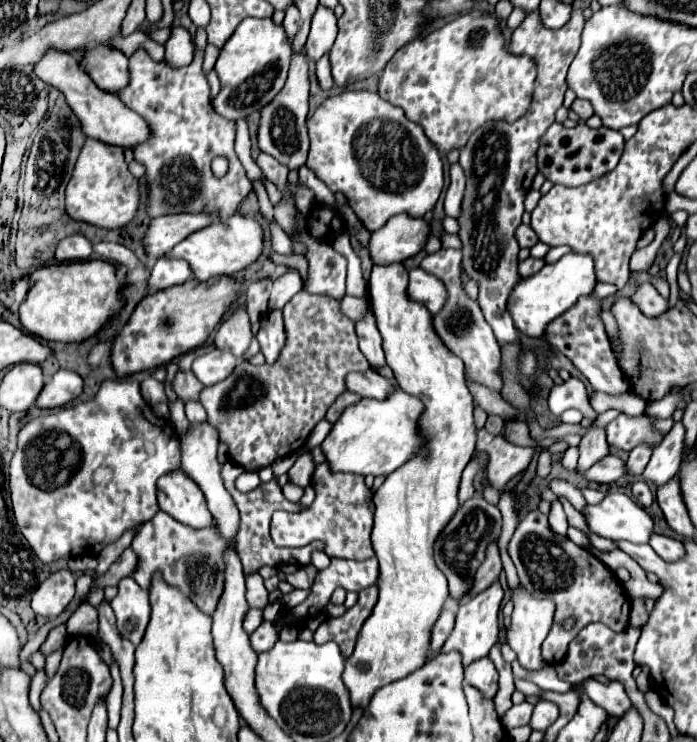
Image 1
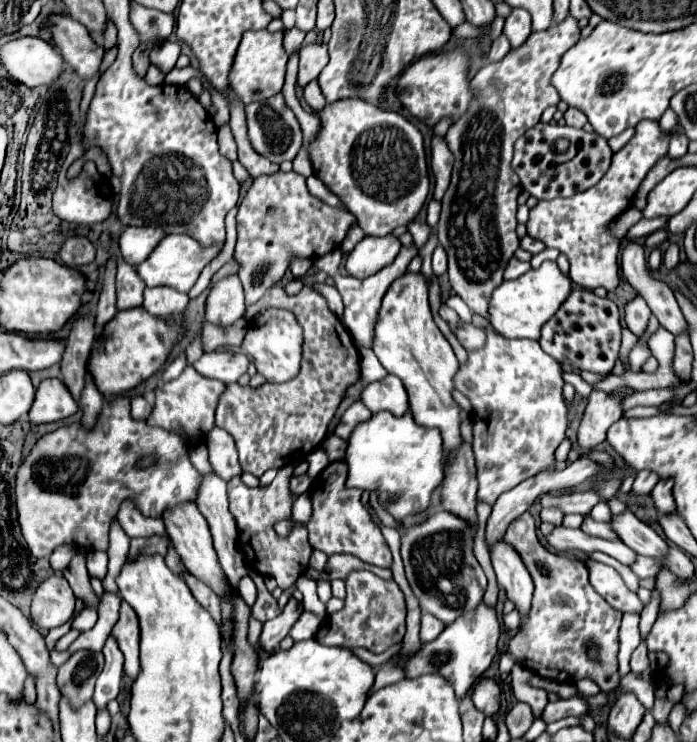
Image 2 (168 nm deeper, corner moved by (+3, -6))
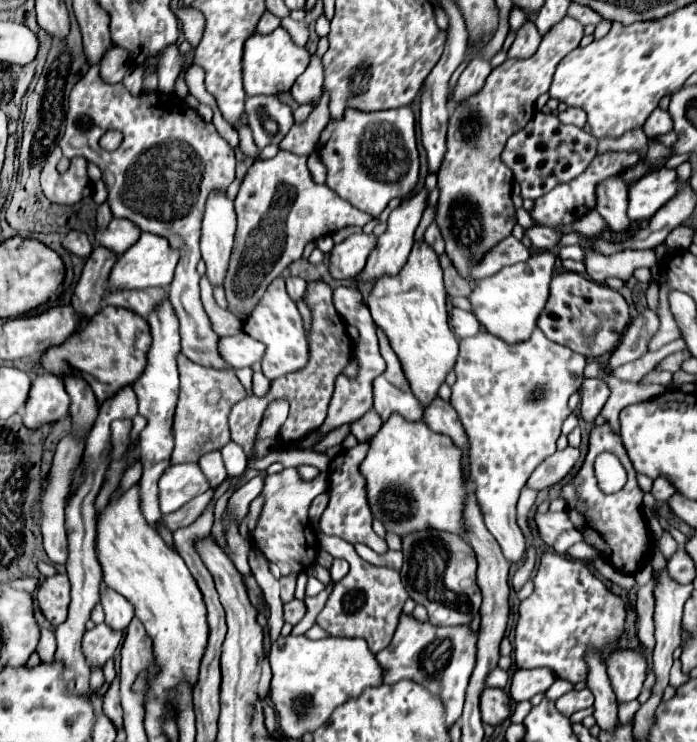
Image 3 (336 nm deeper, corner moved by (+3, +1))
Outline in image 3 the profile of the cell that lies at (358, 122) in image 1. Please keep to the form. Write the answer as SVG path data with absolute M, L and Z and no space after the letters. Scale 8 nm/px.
M410 107L394 111L346 111L342 119L330 119L318 141L318 155L328 169L326 185L344 201L374 219L398 197L406 199L418 185L416 119Z

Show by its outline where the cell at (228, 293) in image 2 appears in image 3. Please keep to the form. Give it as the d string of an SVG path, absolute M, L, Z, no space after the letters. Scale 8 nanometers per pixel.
M212 193L206 203L200 241L202 259L206 261L206 277L212 287L222 287L222 279L226 279L234 233L236 215L232 201L226 197L226 193Z

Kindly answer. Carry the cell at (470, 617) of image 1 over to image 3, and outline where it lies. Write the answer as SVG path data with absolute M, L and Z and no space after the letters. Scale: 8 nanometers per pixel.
M402 613L392 643L380 651L376 659L382 667L384 683L412 679L430 689L430 693L440 695L446 703L446 723L452 725L462 715L466 687L476 663L476 641L478 631L472 631L470 625L438 627L432 623L420 623L412 615Z

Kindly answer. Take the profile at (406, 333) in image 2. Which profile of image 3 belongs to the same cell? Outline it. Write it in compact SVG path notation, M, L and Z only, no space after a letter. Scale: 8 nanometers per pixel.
M414 243L414 249L400 273L378 279L366 303L374 323L390 339L392 351L398 353L412 393L426 409L434 397L438 397L438 389L454 369L458 357L458 339L448 325L446 289L438 255L426 243Z

